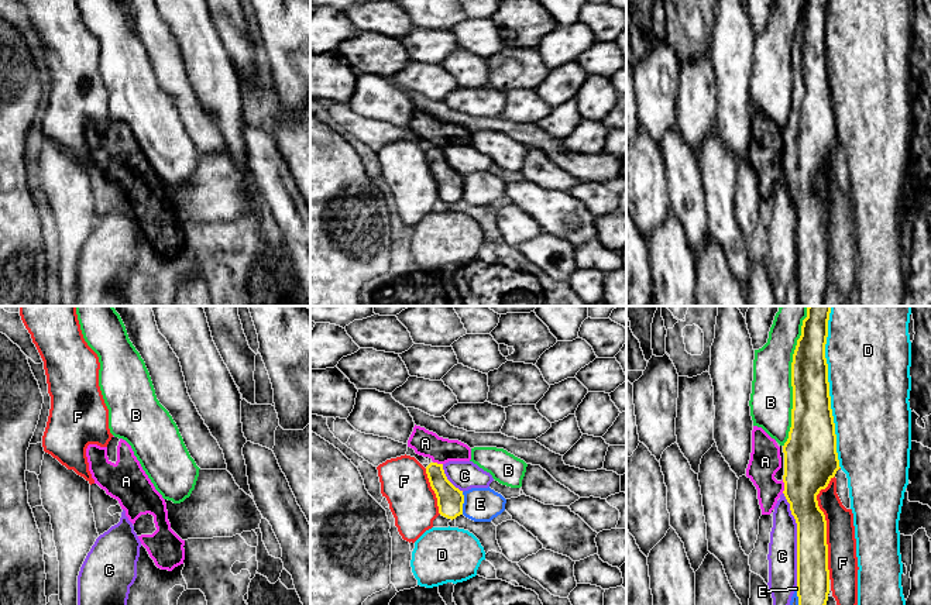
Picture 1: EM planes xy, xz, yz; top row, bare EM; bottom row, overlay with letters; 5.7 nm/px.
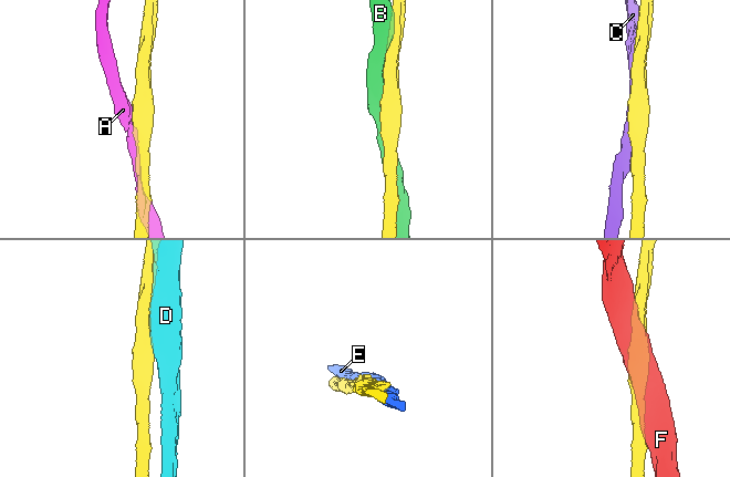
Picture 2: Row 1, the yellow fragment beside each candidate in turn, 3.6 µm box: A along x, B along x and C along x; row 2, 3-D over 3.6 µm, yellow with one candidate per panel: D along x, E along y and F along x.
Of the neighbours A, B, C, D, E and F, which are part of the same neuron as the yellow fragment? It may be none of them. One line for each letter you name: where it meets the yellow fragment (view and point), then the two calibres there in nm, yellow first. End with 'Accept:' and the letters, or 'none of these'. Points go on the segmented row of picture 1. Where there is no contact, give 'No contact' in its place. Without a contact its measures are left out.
Accept: none of these

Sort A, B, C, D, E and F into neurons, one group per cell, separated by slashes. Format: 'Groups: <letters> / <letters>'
Groups: A / B / C / D / E / F

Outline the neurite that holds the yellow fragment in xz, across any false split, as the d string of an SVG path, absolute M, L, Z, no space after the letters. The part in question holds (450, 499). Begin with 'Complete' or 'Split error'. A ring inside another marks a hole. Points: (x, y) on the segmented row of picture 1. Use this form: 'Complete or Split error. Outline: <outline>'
Complete. Outline: M430 463L426 474L437 498L439 513L447 519L463 515L464 495L446 477L443 464Z

